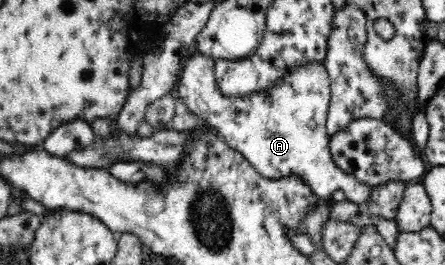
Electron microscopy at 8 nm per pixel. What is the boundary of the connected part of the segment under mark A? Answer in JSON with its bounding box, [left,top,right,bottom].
[175,52,374,206]

